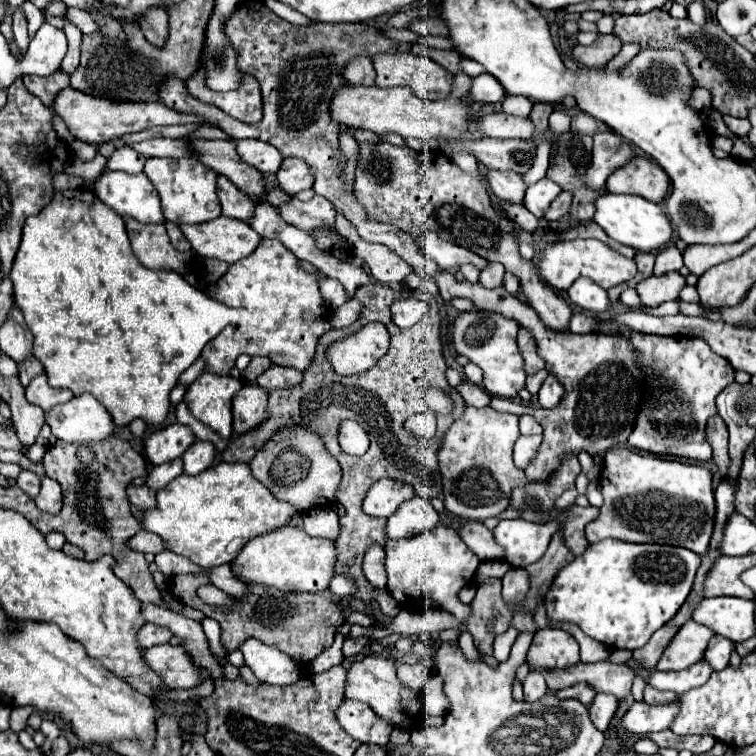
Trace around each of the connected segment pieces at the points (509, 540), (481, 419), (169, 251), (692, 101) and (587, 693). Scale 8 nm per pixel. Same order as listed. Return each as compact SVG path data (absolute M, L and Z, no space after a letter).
M500 520L492 530L494 540L504 548L504 562L514 568L532 564L546 552L556 524L530 524L526 520Z
M466 404L464 414L448 428L438 450L444 508L464 520L478 522L504 512L510 490L528 482L524 470L512 462L512 446L518 436L518 416L496 412L490 406L474 408Z
M126 220L126 230L132 242L132 250L142 264L154 270L176 270L182 272L182 264L186 262L186 254L180 254L172 248L170 238L166 234L166 226L160 224L142 224L138 220Z
M704 88L694 89L688 101L689 105L697 111L701 111L706 107L710 108L711 102L712 102L711 94Z
M576 684L576 686L570 686L566 690L556 690L554 696L558 696L558 698L574 698L574 700L588 706L592 702L592 698L594 698L594 690L586 688L586 684Z

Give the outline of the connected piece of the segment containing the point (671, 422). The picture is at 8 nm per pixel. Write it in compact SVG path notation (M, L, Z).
M602 328L602 332L626 336L638 350L648 376L650 398L642 404L628 446L658 456L676 456L698 462L710 460L712 448L704 438L704 428L706 420L718 412L714 408L718 392L734 382L734 368L730 362L712 352L702 338L622 332L622 328Z

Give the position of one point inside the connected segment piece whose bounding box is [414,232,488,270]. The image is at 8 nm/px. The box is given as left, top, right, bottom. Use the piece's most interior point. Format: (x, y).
(447, 255)

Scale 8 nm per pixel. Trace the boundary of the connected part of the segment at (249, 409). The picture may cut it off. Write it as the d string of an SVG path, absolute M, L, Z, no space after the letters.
M244 384L232 400L232 418L234 432L242 434L248 428L254 428L262 416L266 416L266 400L268 392L258 384Z

